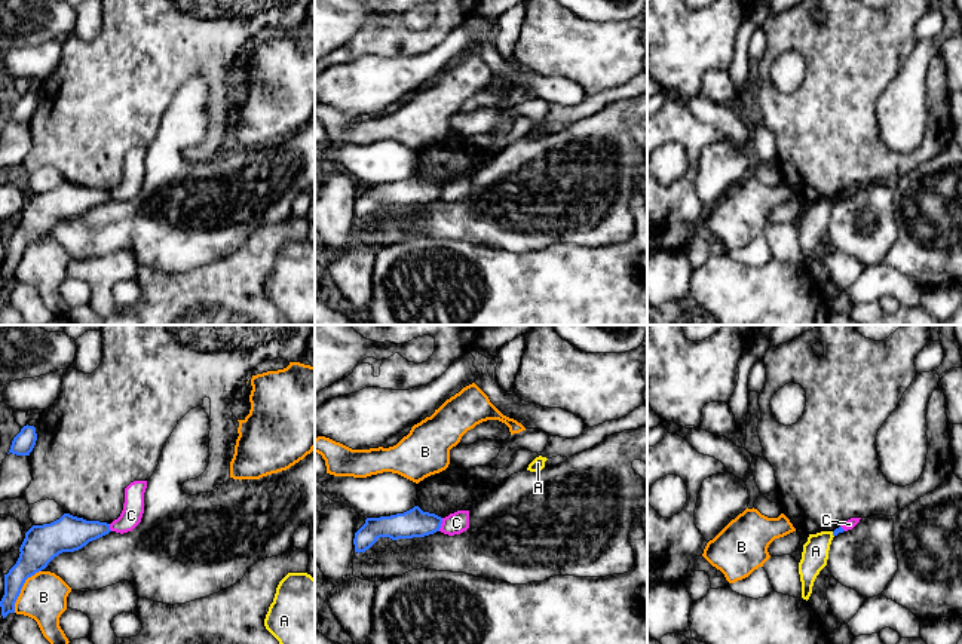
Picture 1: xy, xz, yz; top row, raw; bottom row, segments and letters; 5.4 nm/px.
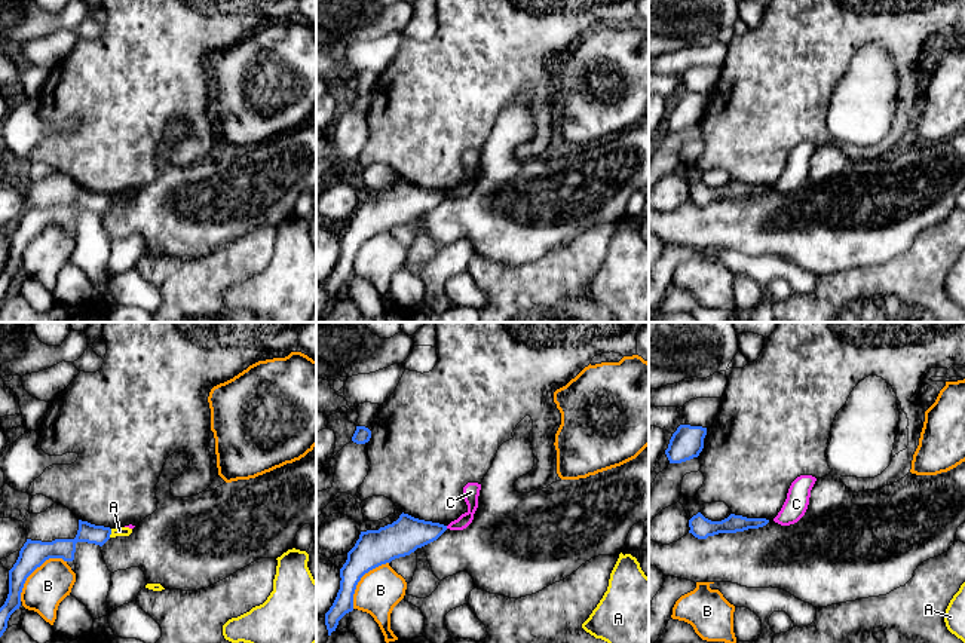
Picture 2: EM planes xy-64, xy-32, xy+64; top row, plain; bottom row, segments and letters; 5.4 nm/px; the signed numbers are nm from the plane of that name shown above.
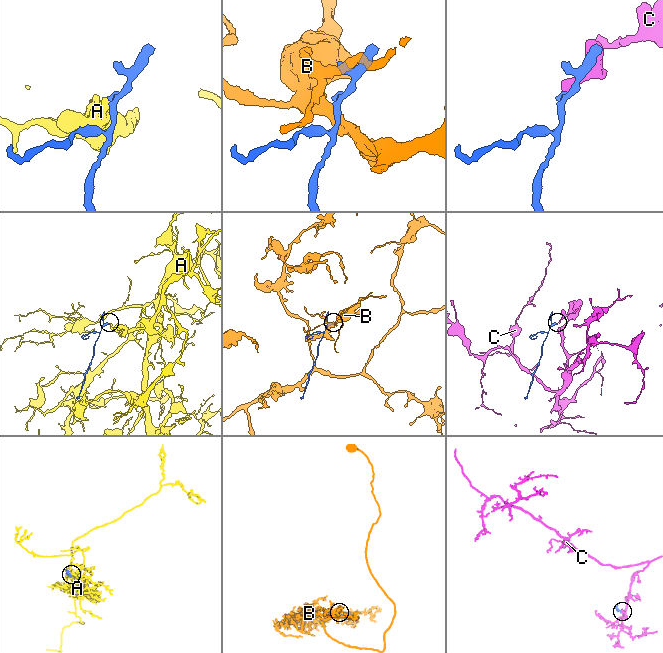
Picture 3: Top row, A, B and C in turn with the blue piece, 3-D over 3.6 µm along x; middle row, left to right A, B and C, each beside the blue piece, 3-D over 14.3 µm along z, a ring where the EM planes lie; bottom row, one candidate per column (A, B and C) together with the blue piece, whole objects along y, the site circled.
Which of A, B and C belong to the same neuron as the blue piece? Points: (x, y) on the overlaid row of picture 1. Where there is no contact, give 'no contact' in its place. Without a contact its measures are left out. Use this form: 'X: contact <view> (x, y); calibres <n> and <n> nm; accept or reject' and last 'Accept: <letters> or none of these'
A: contact yz (833, 534); calibres 40 and 140 nm; reject
B: contact xy (21, 588); calibres 190 and 260 nm; reject
C: contact xz (441, 523); calibres 160 and 120 nm; reject
Accept: none of these

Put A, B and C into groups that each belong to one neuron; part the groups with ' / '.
A / B / C

